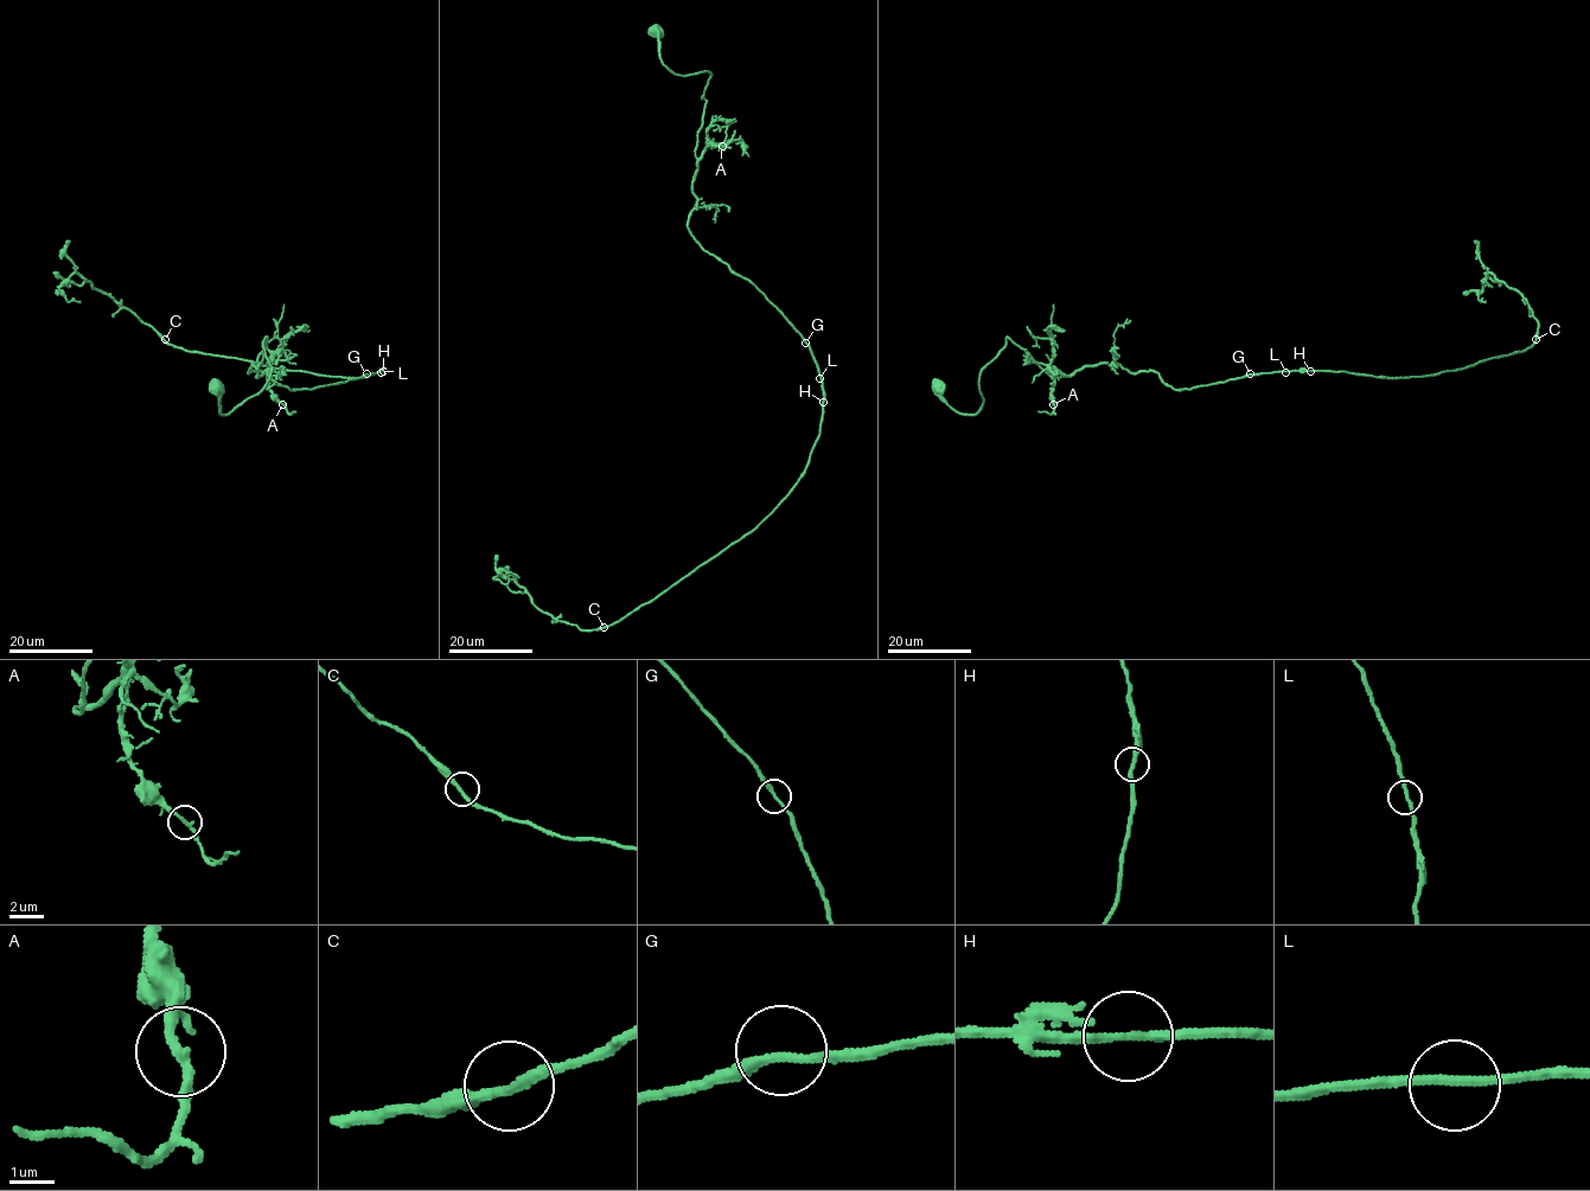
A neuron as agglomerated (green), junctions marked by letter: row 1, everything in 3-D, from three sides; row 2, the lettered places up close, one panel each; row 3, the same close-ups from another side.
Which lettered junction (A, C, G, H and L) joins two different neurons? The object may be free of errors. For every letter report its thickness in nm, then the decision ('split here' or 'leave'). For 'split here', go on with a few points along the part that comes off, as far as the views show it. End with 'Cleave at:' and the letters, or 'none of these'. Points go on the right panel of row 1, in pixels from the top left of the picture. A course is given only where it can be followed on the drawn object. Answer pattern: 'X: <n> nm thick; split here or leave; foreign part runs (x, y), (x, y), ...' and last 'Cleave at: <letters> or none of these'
A: 200 nm thick; leave
C: 220 nm thick; leave
G: 200 nm thick; leave
H: 220 nm thick; leave
L: 200 nm thick; leave
Cleave at: none of these

